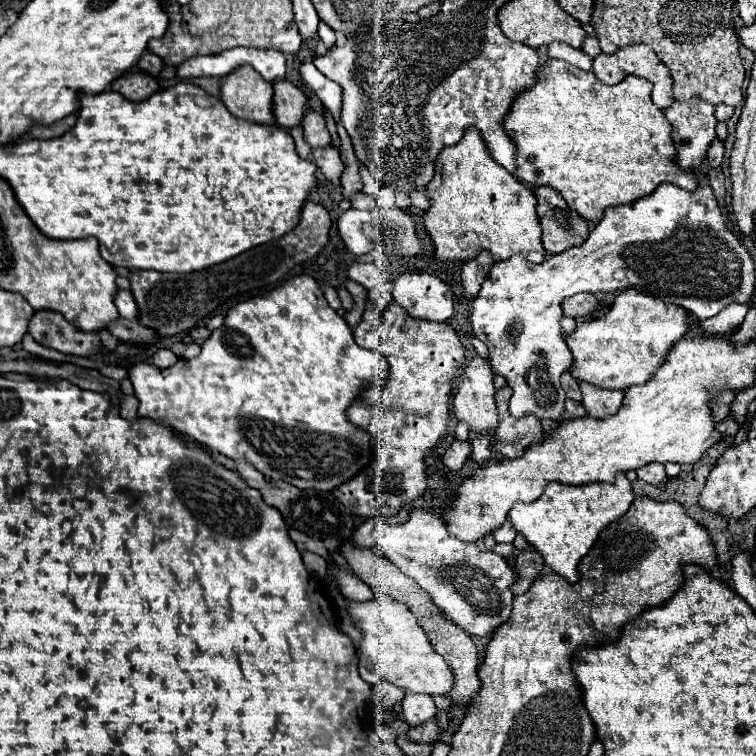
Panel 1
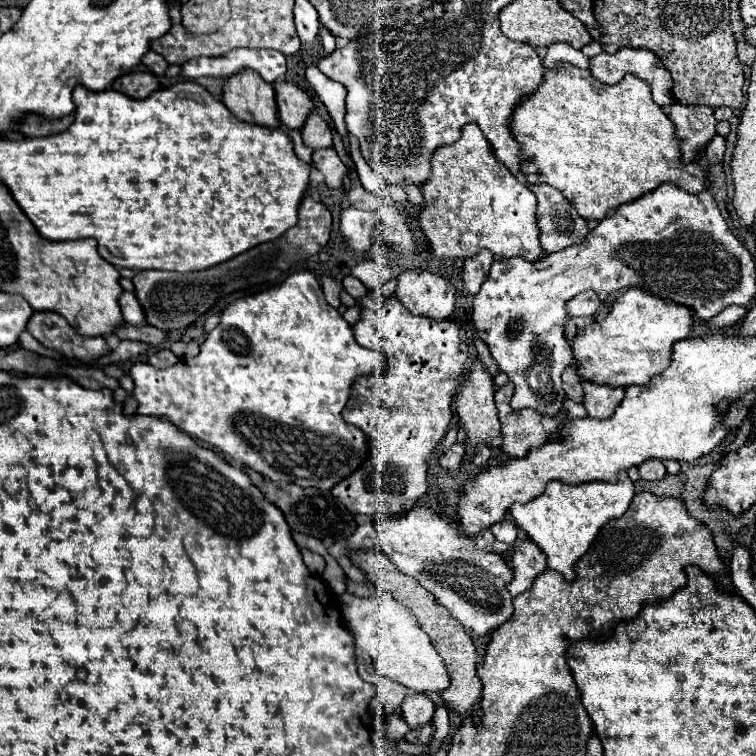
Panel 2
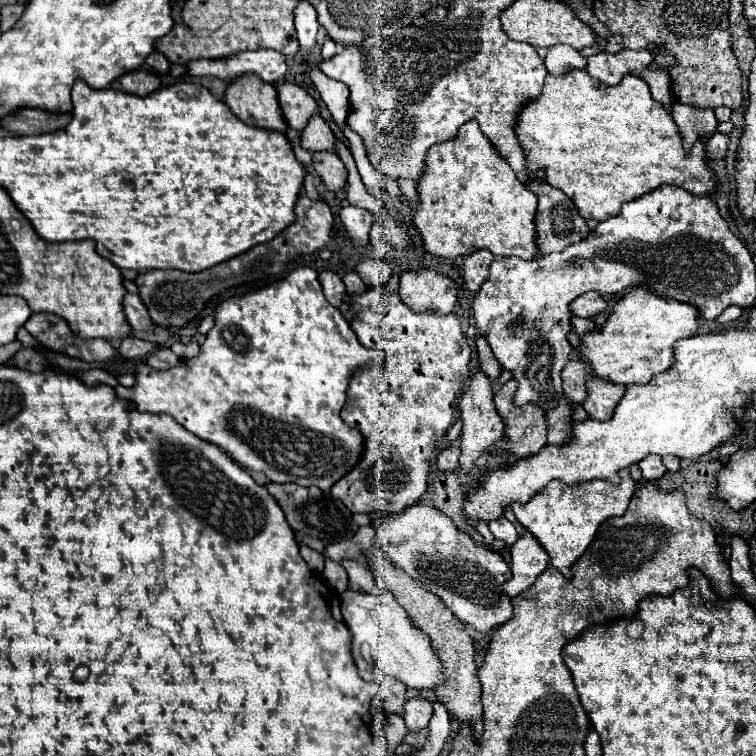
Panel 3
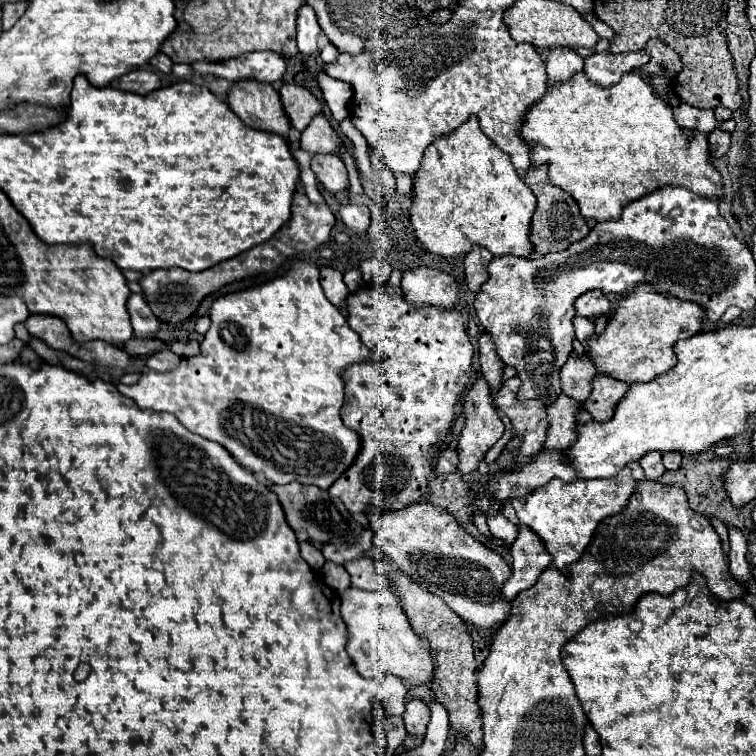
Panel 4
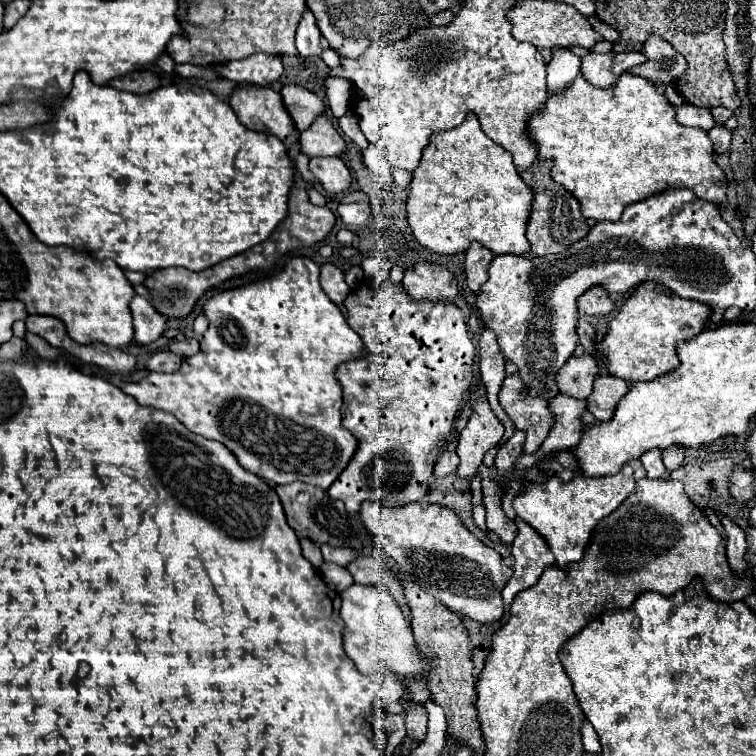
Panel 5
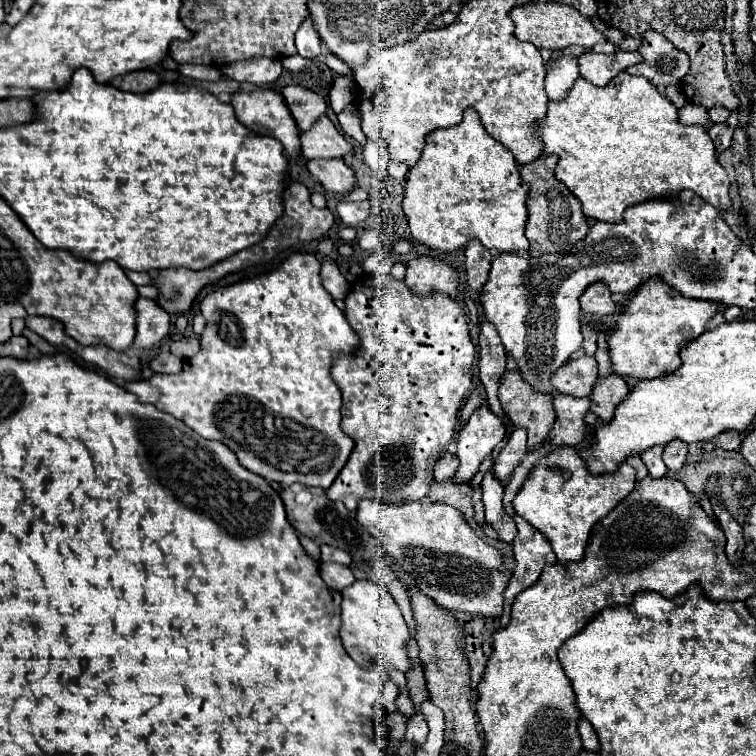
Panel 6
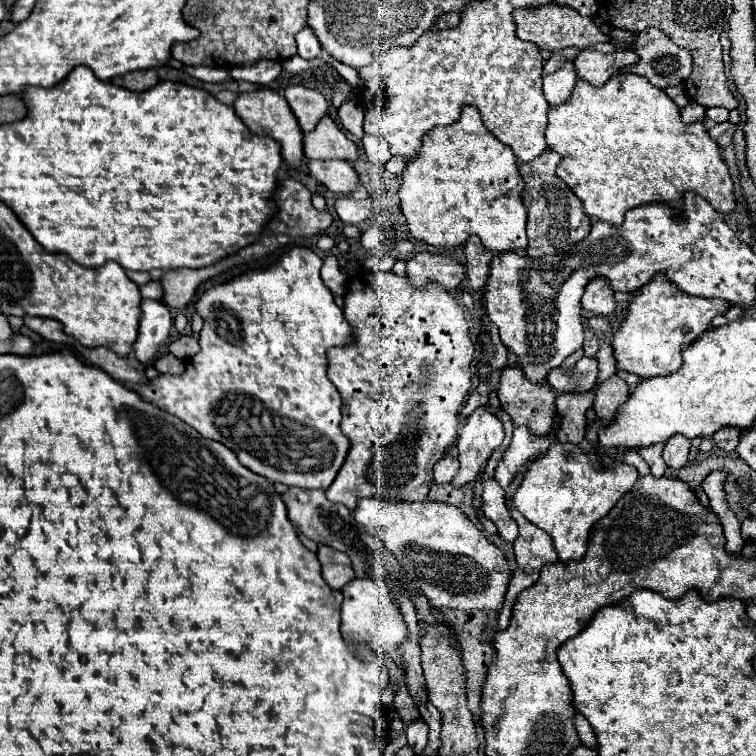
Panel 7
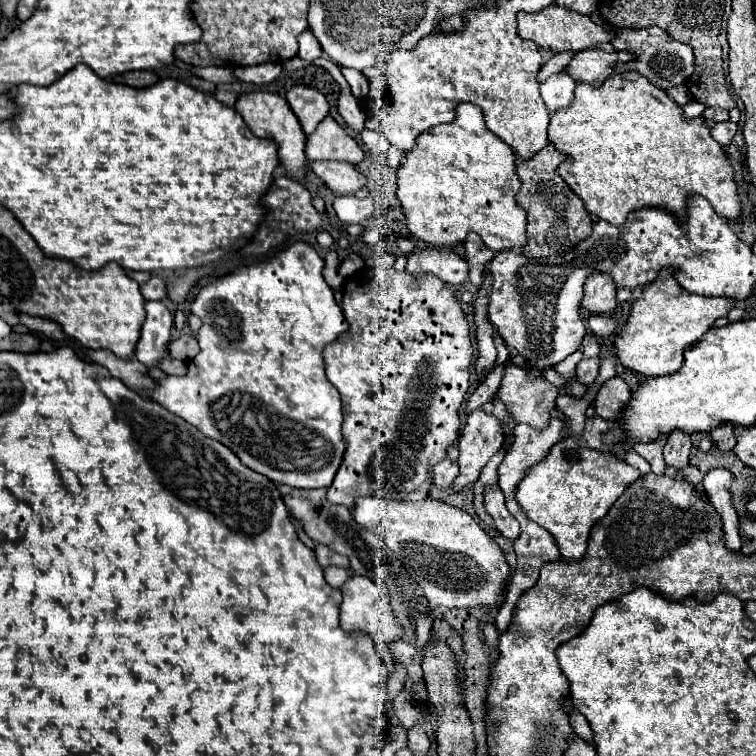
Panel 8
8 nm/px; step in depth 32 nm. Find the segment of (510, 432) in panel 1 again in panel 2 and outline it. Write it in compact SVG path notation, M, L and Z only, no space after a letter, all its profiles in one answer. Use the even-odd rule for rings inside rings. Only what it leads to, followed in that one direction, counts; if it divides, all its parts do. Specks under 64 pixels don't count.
M504 384L496 390L496 408L500 418L500 436L502 446L500 450L510 458L522 458L528 454L528 450L542 446L542 440L548 438L548 434L542 428L542 418L536 416L536 412L512 412L510 408L512 398L512 384Z

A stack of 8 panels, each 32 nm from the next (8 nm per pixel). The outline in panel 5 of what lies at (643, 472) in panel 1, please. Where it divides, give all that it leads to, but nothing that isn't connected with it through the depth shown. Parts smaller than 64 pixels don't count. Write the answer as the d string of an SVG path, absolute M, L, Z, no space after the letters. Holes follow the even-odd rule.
M660 450L646 452L646 454L640 458L640 462L642 462L642 466L646 468L646 478L662 478L662 474L666 472Z

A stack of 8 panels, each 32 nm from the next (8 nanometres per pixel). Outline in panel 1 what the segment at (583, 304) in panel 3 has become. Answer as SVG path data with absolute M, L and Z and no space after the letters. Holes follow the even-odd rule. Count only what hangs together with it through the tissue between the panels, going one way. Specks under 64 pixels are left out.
M582 292L582 294L574 294L574 296L566 298L562 312L564 312L564 316L578 318L578 316L590 316L596 308L598 308L596 296L590 292Z

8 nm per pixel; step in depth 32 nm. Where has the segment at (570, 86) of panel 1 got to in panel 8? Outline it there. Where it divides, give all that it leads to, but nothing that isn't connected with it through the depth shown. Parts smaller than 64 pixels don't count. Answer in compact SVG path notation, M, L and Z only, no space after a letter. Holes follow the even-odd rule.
M638 72L614 74L598 88L584 82L578 84L574 90L574 102L558 112L550 112L548 142L558 152L566 154L566 160L556 172L584 202L588 214L614 226L624 224L628 212L650 206L664 208L674 216L684 218L688 194L704 196L726 220L738 220L740 216L740 198L736 194L730 160L724 154L724 148L712 140L706 122L702 118L684 120L682 108L664 90L644 80Z

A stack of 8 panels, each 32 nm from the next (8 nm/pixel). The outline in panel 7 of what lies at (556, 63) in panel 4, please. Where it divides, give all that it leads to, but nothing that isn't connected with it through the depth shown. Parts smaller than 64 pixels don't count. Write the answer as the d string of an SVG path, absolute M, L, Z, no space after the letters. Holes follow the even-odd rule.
M566 60L556 72L548 74L544 78L544 86L542 86L548 104L556 106L556 104L562 104L564 100L568 100L576 80L578 80L576 78L576 68L574 68L572 60Z

